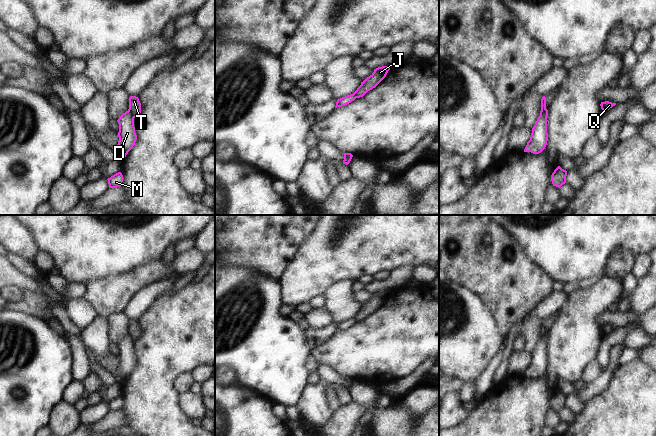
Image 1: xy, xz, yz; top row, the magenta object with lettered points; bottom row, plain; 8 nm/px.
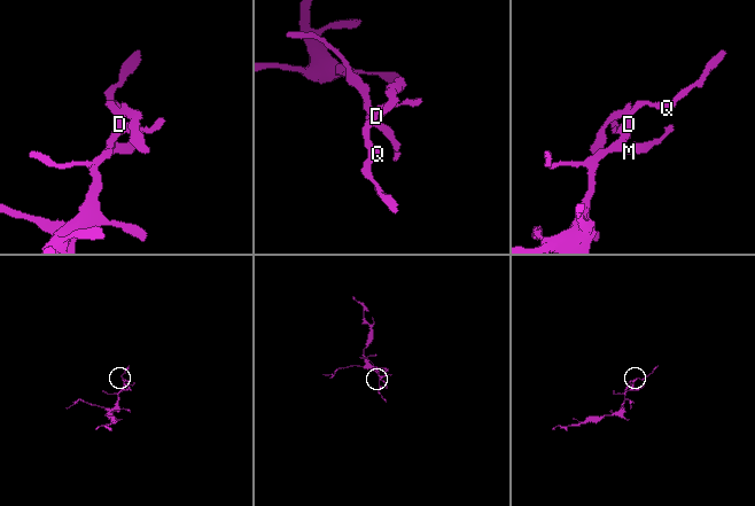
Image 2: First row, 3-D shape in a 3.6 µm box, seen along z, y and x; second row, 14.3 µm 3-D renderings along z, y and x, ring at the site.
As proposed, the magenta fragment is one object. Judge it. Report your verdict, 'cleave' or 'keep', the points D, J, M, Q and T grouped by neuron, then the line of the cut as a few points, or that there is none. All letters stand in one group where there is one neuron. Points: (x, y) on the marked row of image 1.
cleave; groups D M Q / J T; cut xy (128, 109), (133, 118)

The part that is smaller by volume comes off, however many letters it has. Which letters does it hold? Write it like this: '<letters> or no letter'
J, T

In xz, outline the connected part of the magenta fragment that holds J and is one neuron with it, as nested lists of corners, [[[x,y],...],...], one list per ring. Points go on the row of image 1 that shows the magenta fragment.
[[[382,66],[374,69],[374,72],[361,82],[361,85],[353,93],[355,98],[363,97],[368,91],[375,88],[386,77],[390,68],[388,66]]]

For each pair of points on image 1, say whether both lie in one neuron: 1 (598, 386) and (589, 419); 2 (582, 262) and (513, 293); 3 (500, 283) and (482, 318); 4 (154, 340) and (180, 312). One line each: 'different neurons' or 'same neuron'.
1: different neurons
2: different neurons
3: different neurons
4: same neuron

